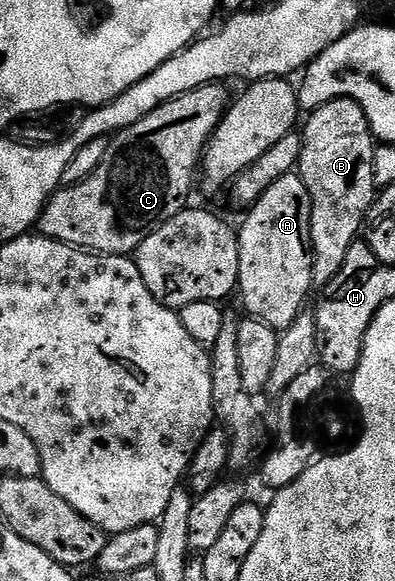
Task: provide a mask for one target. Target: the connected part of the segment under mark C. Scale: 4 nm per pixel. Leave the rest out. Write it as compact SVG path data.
M210 84L183 96L175 96L175 100L167 100L167 104L155 108L151 116L139 120L139 124L131 124L131 128L112 135L103 160L99 160L99 168L95 168L87 180L59 188L51 195L36 224L41 237L94 254L129 256L137 251L139 244L143 244L143 240L147 240L155 228L186 209L188 202L185 201L193 190L193 177L196 174L198 177L209 137L231 105L231 97L225 88L221 84Z

